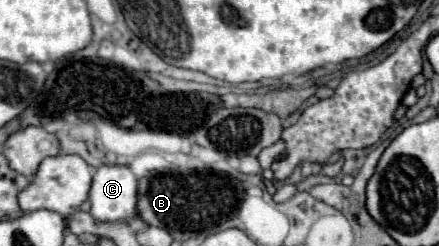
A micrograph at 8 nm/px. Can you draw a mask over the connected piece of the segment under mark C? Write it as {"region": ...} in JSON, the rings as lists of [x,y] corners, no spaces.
{"region":[[[102,165],[96,169],[90,185],[90,195],[88,201],[92,203],[90,215],[98,221],[134,221],[136,219],[136,189],[138,189],[138,179],[126,165]]]}

